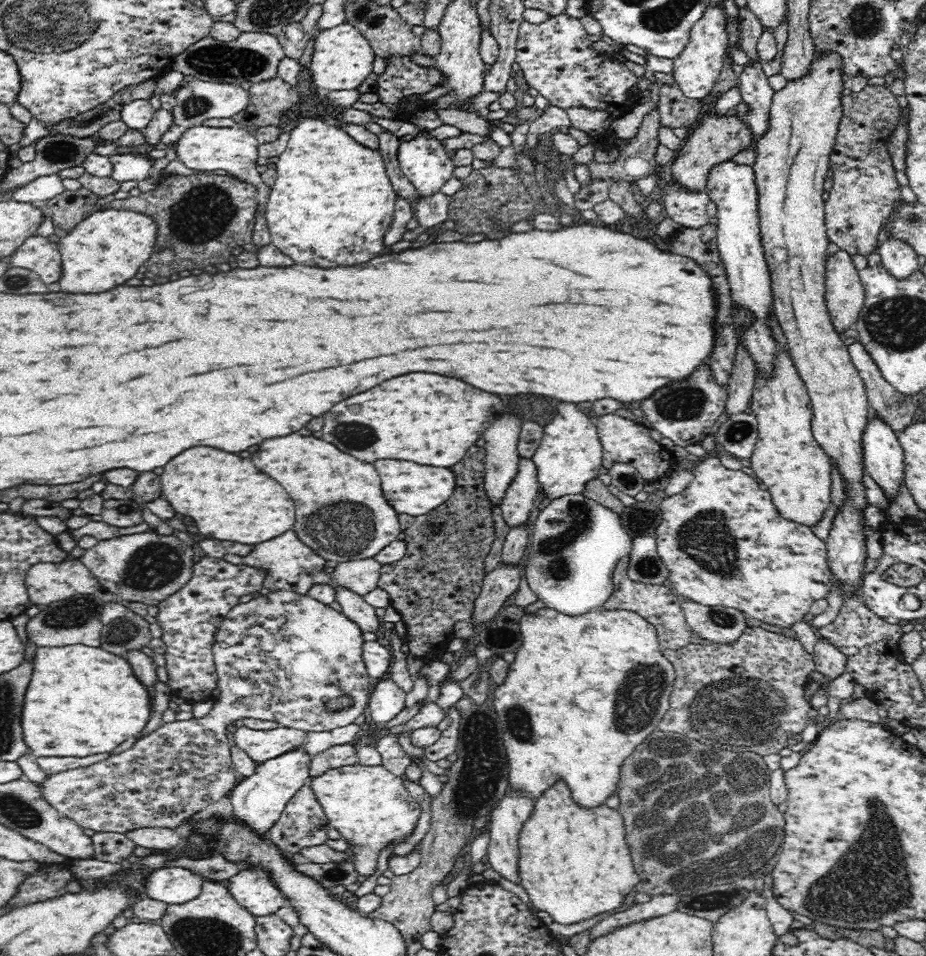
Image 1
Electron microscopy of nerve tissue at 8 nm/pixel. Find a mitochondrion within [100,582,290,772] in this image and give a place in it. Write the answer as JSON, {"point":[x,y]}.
{"point":[121,631]}

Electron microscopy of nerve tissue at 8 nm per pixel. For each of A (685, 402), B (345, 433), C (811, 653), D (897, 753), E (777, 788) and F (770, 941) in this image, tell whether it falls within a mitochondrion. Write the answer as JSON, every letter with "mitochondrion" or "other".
{"A":"mitochondrion","B":"mitochondrion","C":"other","D":"other","E":"mitochondrion","F":"other"}

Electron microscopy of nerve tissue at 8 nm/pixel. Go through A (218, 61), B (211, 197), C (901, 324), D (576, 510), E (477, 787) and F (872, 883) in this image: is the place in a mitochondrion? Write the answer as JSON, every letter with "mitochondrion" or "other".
{"A":"mitochondrion","B":"mitochondrion","C":"mitochondrion","D":"mitochondrion","E":"mitochondrion","F":"mitochondrion"}

